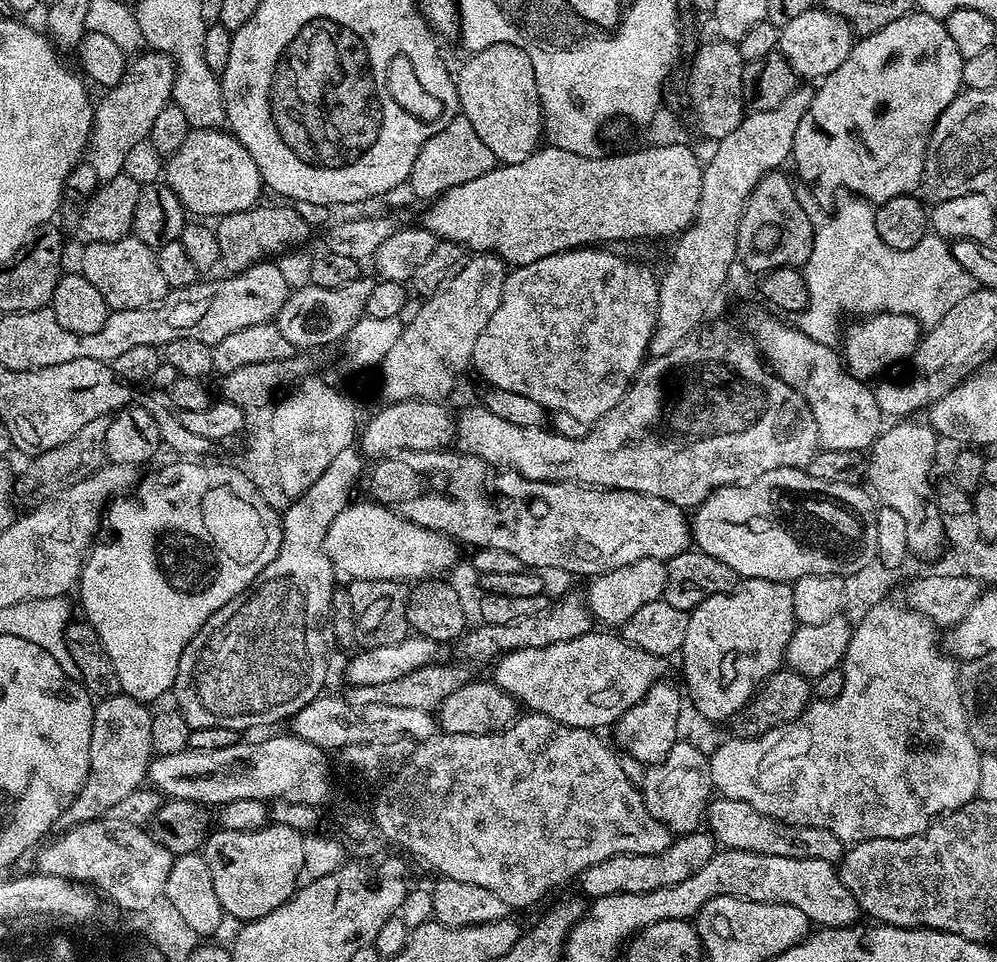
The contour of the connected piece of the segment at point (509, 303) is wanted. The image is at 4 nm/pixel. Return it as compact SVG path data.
M585 246L573 248L570 252L550 254L550 258L538 258L538 262L530 262L513 267L504 278L504 293L502 302L498 302L498 310L494 310L494 318L486 322L486 330L478 334L478 343L474 345L471 367L485 380L485 385L502 390L510 390L513 394L523 394L538 402L549 413L565 412L578 418L583 424L591 425L601 420L614 406L618 406L621 398L627 394L630 385L635 381L637 372L644 367L646 357L649 355L648 343L652 341L652 331L656 328L656 315L658 314L658 294L660 286L657 273L635 264L632 260L623 260L615 256L612 250L605 250L600 246Z

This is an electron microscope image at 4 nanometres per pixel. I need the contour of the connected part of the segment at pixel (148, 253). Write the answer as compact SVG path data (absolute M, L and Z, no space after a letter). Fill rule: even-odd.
M129 234L114 242L85 243L83 247L84 253L80 256L78 271L86 278L86 282L91 282L98 289L102 298L106 298L111 311L149 308L152 304L159 304L168 295L170 289L166 278L162 278L162 269L158 266L156 249L146 246L146 242L142 242L138 237Z

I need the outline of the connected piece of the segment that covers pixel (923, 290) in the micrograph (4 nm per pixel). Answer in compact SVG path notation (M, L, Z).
M794 183L794 198L806 210L814 234L810 258L802 265L808 305L799 313L798 327L814 342L835 345L841 339L842 328L836 325L840 312L857 312L860 318L877 312L906 314L927 330L938 326L950 306L958 306L966 294L974 291L972 276L954 262L949 241L943 236L929 234L910 250L894 250L894 246L886 246L878 238L876 208L869 201L853 199L853 204L831 216L812 192L809 185Z

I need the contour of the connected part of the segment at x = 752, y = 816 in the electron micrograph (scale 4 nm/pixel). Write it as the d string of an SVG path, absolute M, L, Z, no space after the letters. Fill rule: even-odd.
M725 796L713 799L709 803L706 828L721 849L734 852L753 852L786 858L818 858L836 864L843 860L846 851L845 841L830 834L830 830L814 826L797 828L795 824L783 824L780 820L754 810L754 806L749 806L746 802L738 802Z

